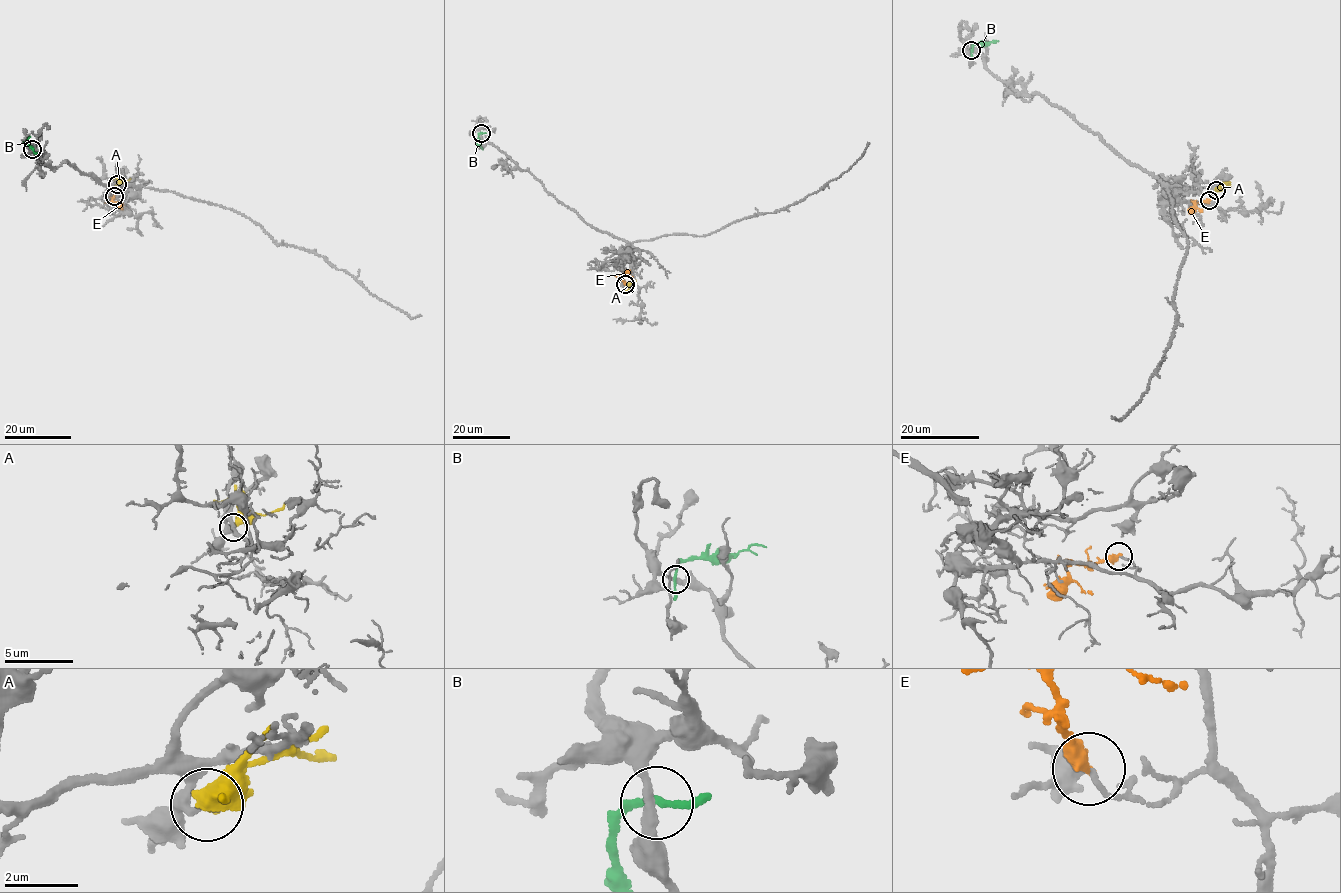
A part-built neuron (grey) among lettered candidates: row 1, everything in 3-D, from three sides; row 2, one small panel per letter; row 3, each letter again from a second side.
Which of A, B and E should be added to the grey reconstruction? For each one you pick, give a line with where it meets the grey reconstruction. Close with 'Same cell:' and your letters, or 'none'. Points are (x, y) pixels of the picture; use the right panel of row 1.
Same cell: none

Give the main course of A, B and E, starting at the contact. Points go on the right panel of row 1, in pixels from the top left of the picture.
A: (1216, 190), (1225, 184), (1230, 185)
B: (971, 50), (973, 45), (997, 41)
E: (1210, 201), (1196, 202), (1196, 207), (1202, 211)

